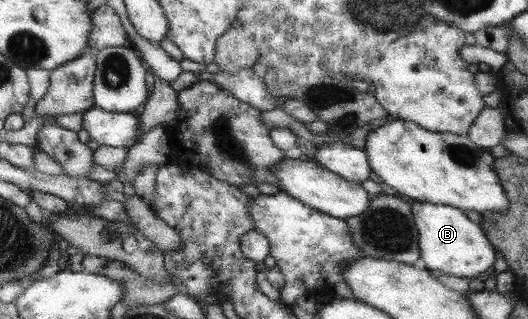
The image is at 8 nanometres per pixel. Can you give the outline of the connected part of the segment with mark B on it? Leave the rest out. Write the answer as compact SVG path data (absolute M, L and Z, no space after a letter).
M412 203L410 215L418 234L419 257L424 268L448 282L463 283L484 273L494 261L494 249L485 231L455 207L434 203Z

